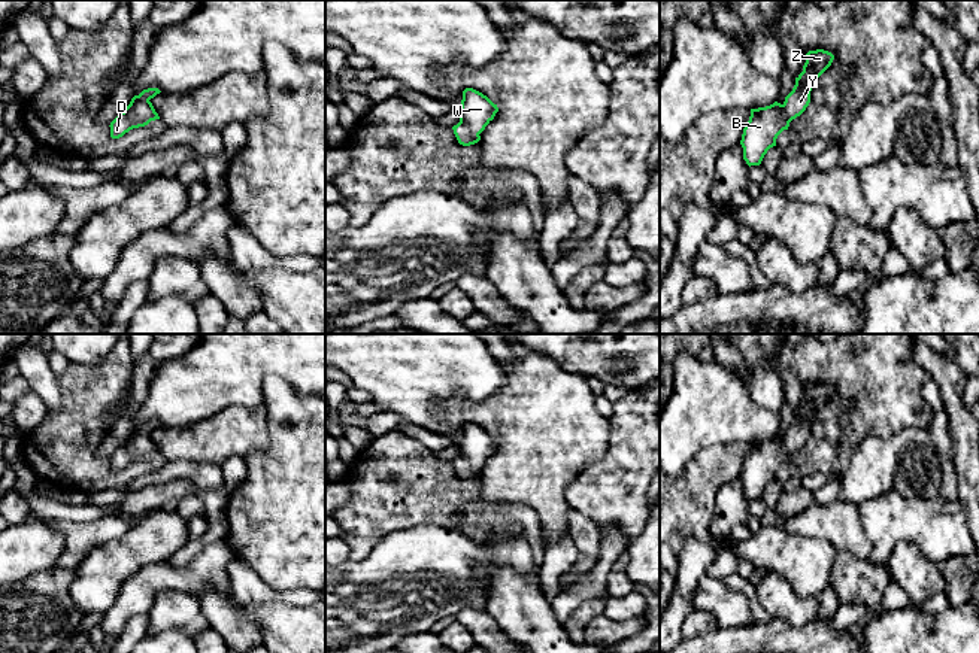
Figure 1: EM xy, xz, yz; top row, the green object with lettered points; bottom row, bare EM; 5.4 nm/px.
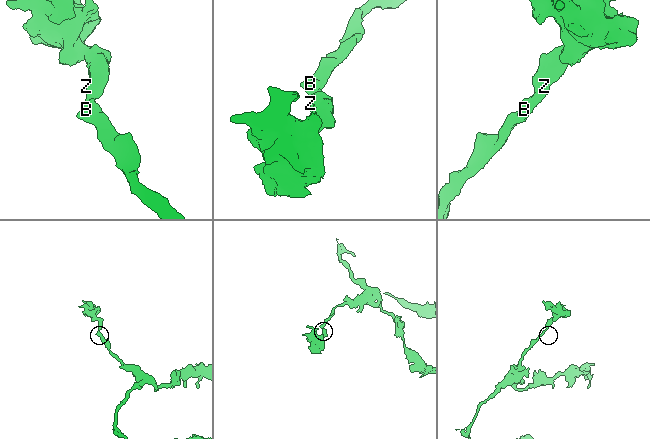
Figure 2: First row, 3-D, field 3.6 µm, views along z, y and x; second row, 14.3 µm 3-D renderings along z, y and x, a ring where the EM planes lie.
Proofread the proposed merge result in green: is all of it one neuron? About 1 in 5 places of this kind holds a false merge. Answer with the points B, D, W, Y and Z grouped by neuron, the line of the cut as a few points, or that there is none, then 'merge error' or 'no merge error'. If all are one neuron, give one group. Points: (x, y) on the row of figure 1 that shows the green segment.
B D W Y Z | no cut | no merge error

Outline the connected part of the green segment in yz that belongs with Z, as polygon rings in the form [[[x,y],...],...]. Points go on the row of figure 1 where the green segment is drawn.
[[[809,51],[803,72],[795,78],[795,85],[785,101],[751,109],[740,140],[743,160],[749,167],[760,165],[767,151],[776,146],[778,136],[806,110],[815,81],[831,66],[833,60],[834,55],[828,51]]]

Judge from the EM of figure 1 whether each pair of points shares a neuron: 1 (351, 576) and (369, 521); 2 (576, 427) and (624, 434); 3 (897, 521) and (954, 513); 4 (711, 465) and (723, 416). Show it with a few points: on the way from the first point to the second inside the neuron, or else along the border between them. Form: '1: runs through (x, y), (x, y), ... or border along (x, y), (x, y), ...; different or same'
1: border along (384, 537), (364, 558), (349, 559); different
2: border along (609, 419), (606, 452), (591, 462); different
3: runs through (911, 521), (940, 521); same
4: border along (749, 443), (732, 440), (708, 446), (685, 465); different

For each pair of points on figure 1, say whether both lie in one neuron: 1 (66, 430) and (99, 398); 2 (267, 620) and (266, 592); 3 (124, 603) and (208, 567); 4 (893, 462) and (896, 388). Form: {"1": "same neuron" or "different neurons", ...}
{"1": "same neuron", "2": "different neurons", "3": "same neuron", "4": "different neurons"}

